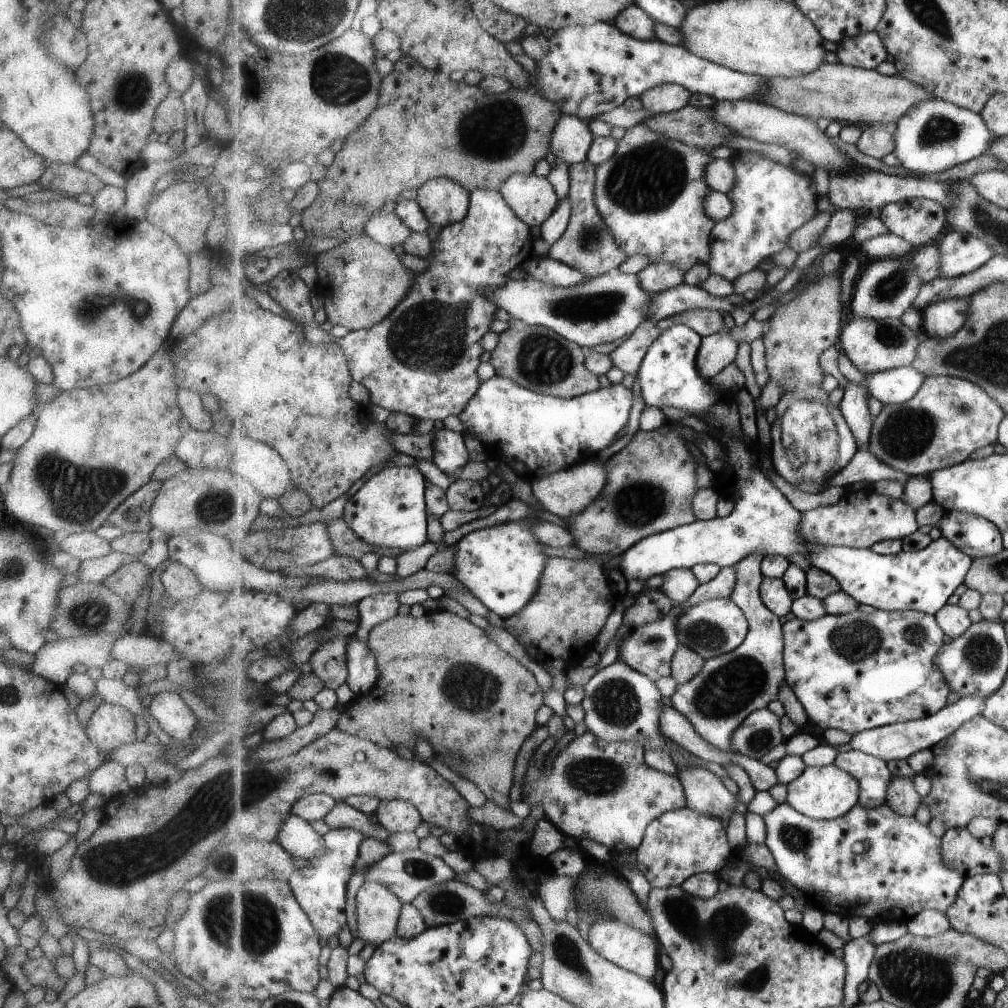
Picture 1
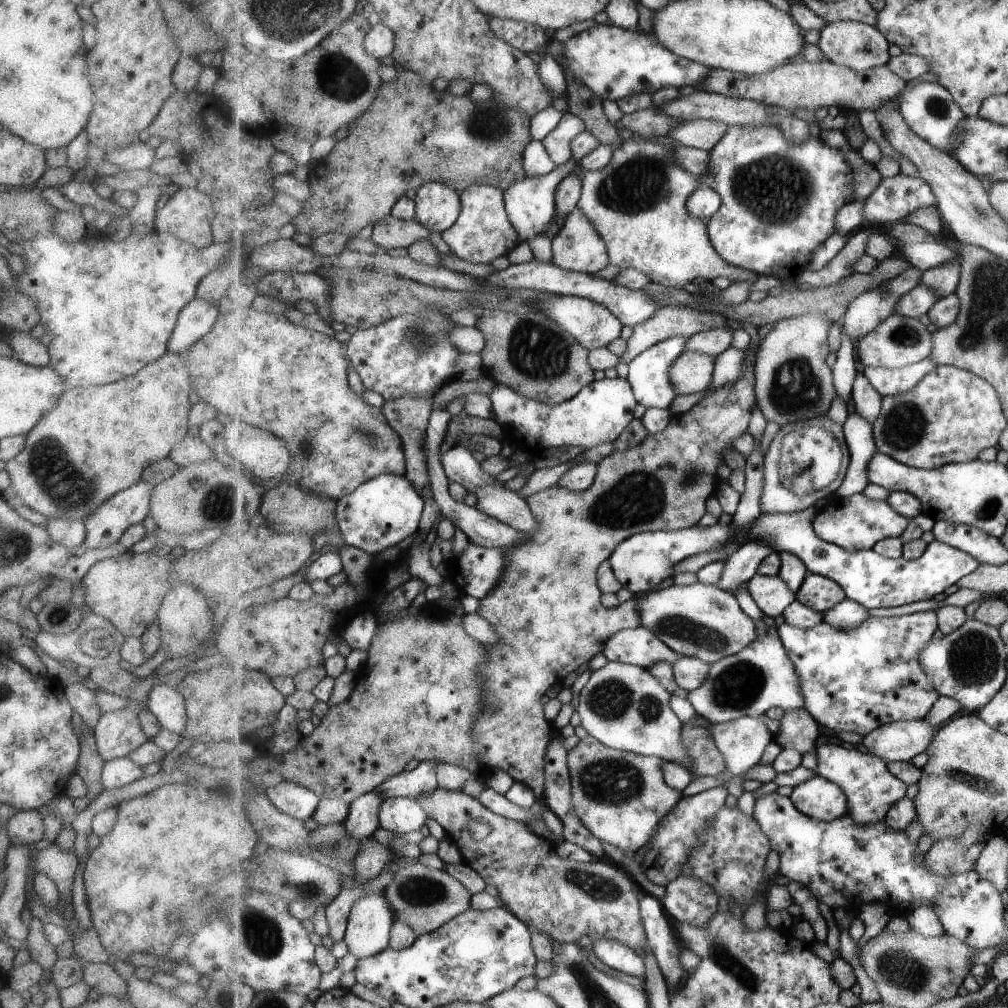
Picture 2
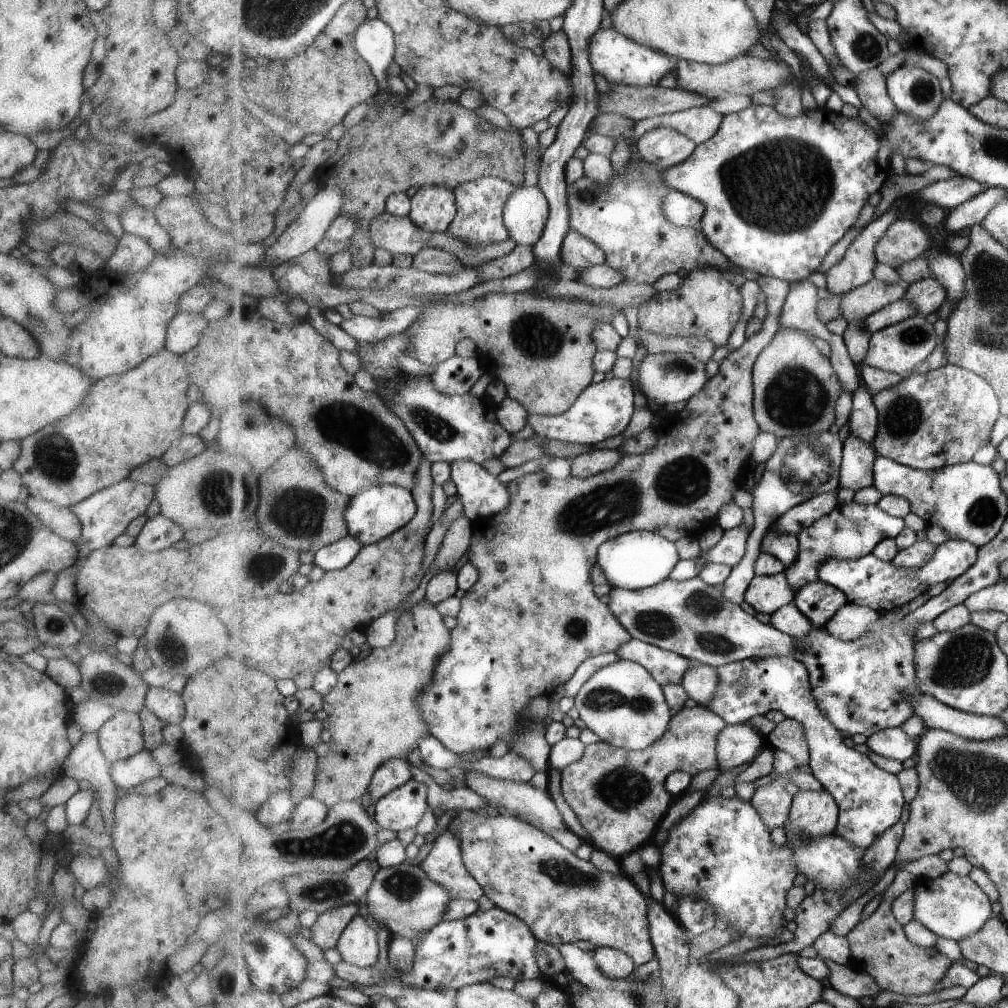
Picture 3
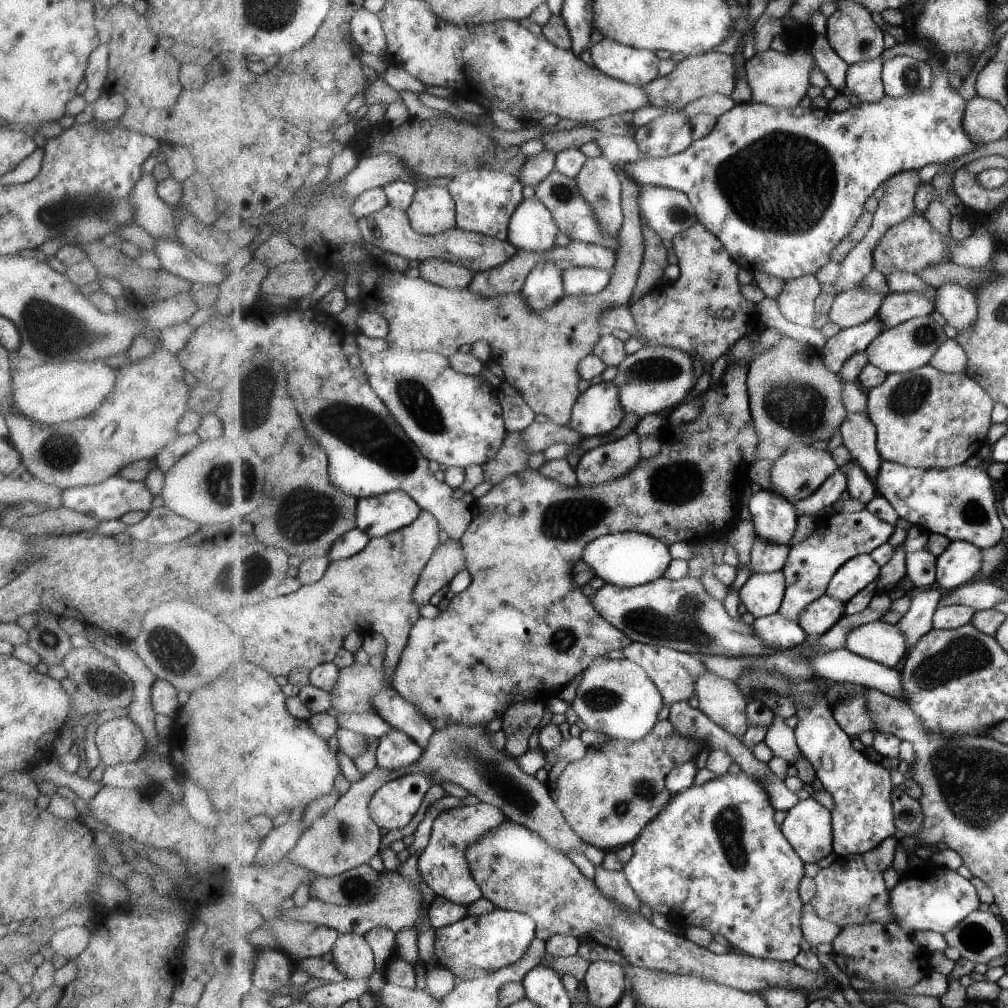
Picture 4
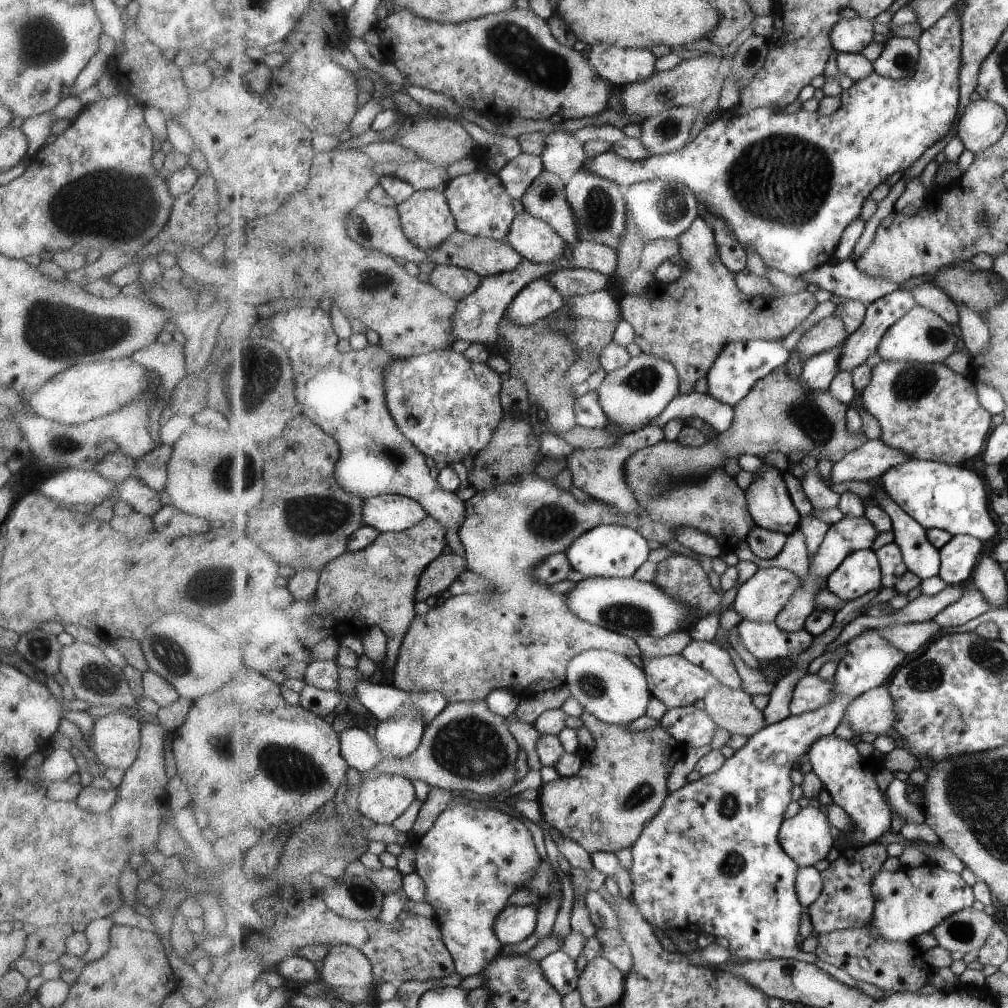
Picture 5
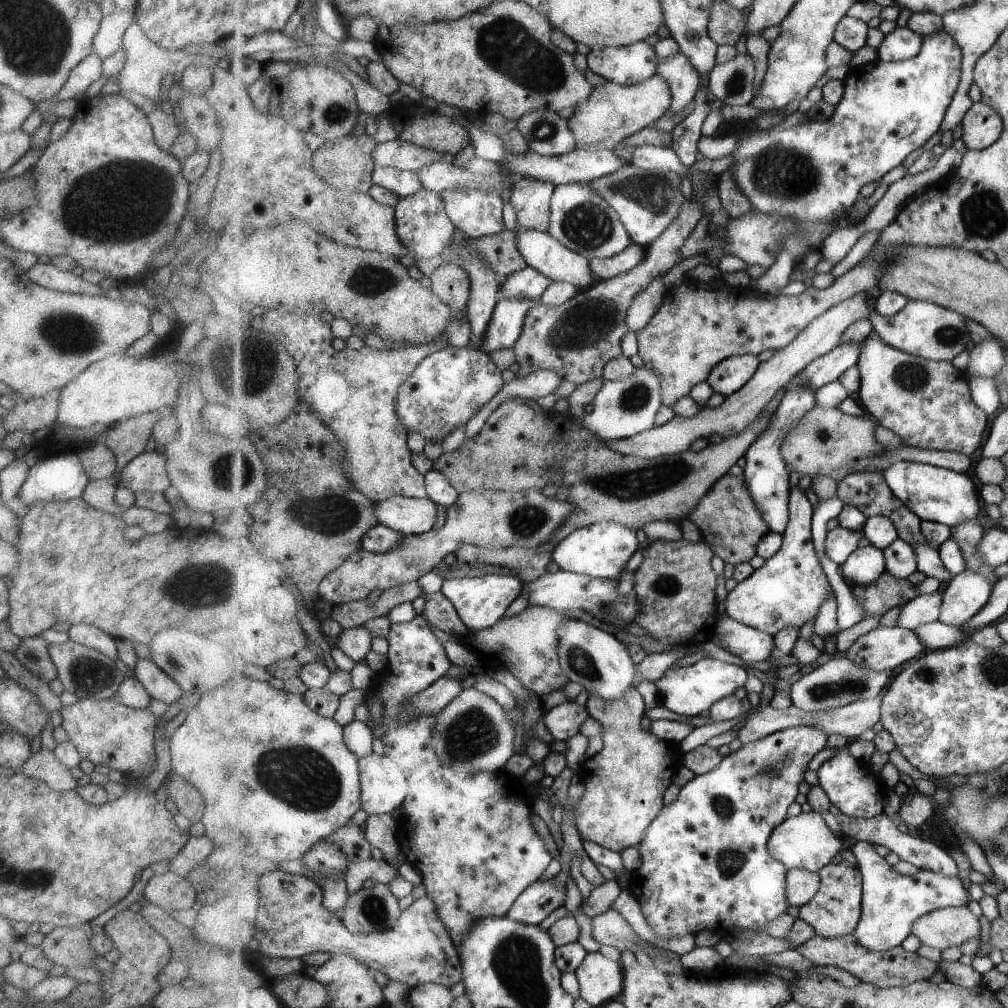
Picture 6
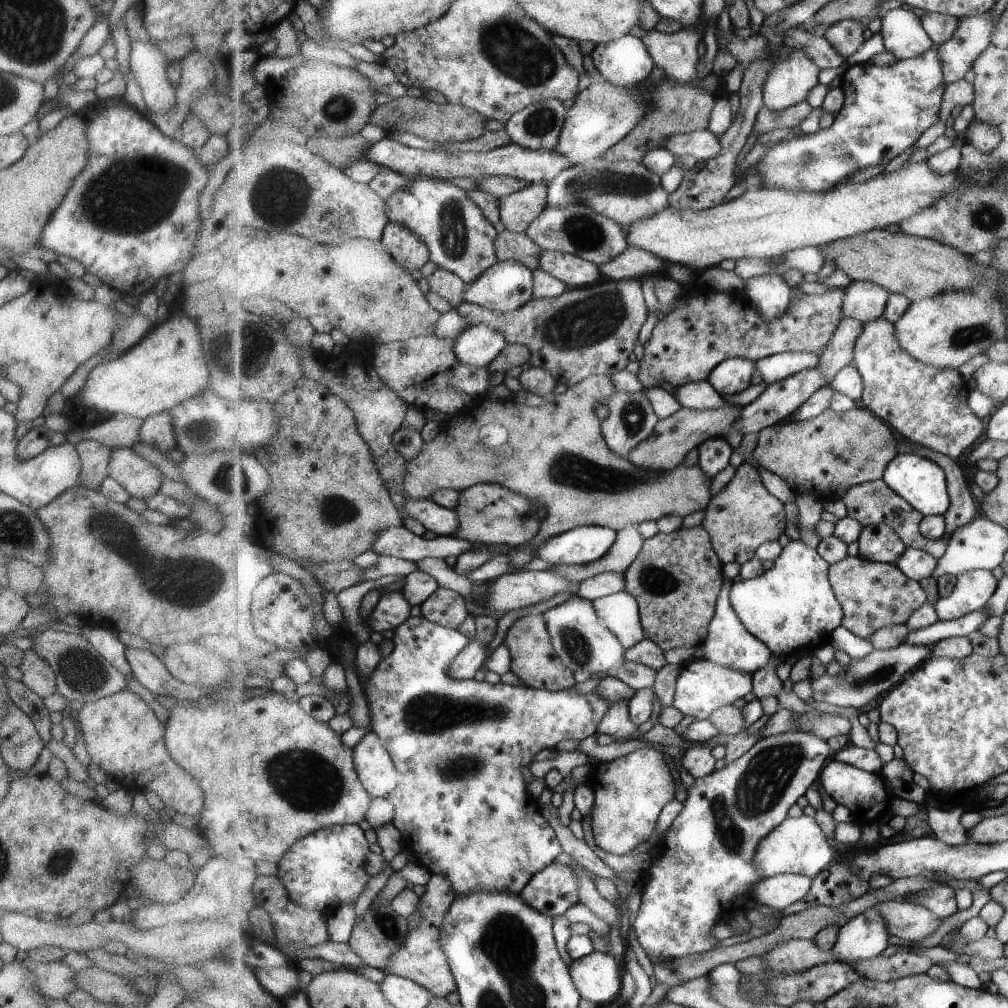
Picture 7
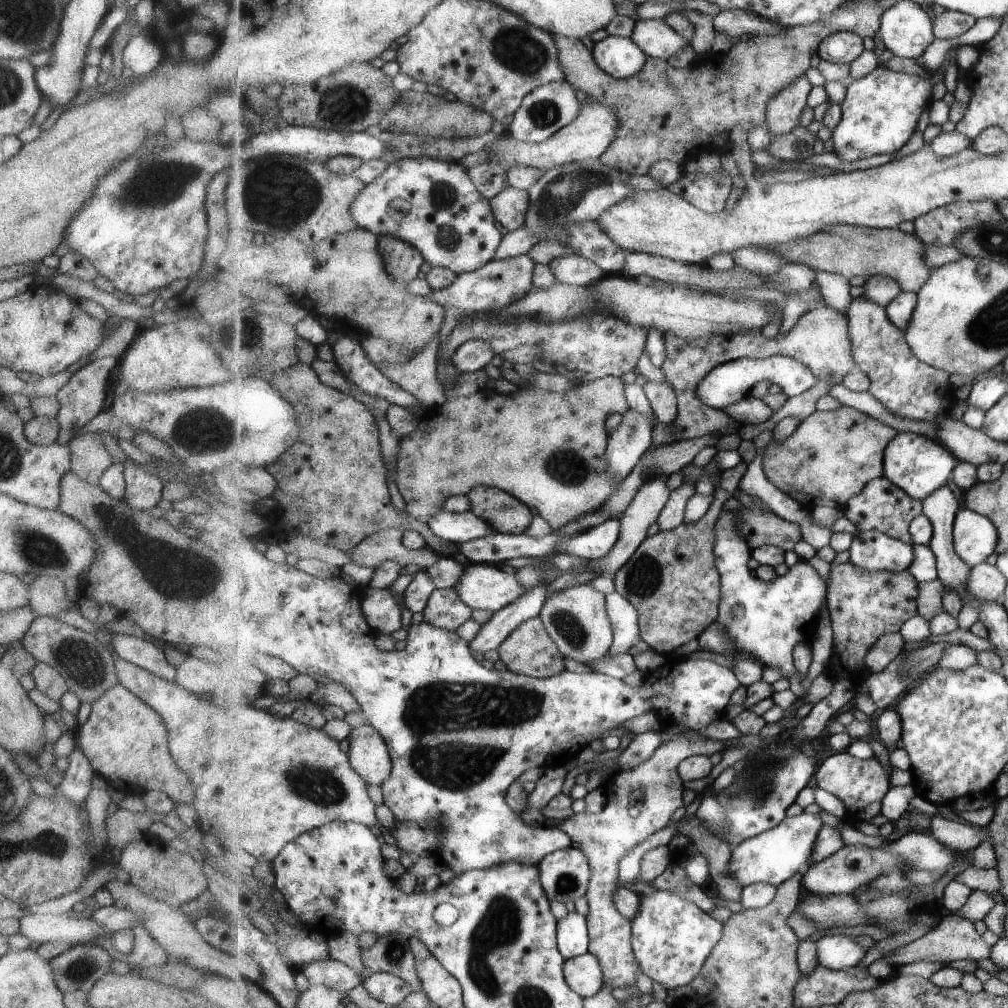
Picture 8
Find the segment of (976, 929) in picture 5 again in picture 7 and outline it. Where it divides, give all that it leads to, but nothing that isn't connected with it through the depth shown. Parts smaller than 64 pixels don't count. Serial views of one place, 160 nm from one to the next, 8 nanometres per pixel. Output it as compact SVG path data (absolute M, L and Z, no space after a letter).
M891 899L881 901L878 906L890 932L909 942L927 938L941 924L942 918L923 905Z

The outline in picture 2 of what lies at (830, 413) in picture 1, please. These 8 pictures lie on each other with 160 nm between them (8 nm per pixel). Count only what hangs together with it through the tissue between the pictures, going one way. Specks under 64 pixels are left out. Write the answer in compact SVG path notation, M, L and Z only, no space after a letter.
M827 416L819 421L805 420L797 426L780 428L765 455L765 492L761 498L763 512L803 512L817 500L835 499L835 493L845 481L850 464L850 451L844 426Z

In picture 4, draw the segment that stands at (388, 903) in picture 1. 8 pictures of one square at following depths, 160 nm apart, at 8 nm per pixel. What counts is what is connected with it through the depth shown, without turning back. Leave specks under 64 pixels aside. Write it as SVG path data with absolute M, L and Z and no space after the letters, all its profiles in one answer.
M343 934L330 956L346 979L369 979L375 972L375 954L365 935Z

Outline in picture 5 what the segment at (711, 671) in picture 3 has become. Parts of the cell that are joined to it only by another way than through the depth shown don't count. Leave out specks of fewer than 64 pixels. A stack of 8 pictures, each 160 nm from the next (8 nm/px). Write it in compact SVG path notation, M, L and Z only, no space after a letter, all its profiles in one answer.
M723 684L713 686L704 699L706 712L715 723L730 735L743 735L751 739L757 732L768 727L763 716L753 704L753 698L741 688L728 688Z

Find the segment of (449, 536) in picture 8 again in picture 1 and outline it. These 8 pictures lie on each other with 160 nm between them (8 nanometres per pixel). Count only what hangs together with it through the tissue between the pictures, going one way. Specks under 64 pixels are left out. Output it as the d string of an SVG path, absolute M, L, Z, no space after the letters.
M387 464L374 471L345 508L345 518L355 533L373 548L414 550L429 541L427 478L413 465Z

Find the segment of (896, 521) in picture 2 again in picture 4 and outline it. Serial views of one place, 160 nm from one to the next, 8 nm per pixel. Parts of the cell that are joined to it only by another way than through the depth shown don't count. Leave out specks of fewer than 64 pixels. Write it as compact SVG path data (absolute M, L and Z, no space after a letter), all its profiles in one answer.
M866 509L853 513L836 513L821 520L811 538L791 547L783 570L787 590L779 612L785 614L785 618L789 620L798 621L799 614L805 610L805 606L827 593L831 578L837 574L841 566L857 556L872 554L879 546L888 542L895 528L895 524L880 520Z

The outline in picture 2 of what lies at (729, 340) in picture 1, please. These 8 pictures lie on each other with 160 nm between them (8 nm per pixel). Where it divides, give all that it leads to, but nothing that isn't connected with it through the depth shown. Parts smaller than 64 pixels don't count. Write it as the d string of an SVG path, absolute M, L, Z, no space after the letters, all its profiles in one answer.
M698 351L683 352L671 366L671 382L679 395L693 395L711 387L716 358Z

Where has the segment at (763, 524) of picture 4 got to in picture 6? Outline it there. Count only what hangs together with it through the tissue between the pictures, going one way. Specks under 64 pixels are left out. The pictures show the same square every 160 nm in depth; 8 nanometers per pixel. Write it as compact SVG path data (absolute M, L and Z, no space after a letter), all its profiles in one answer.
M793 385L782 398L781 404L773 412L768 425L759 433L755 442L747 449L746 466L743 469L748 489L764 514L769 528L776 533L785 534L790 523L789 469L783 460L782 442L796 421L800 421L815 405L816 390L808 385Z

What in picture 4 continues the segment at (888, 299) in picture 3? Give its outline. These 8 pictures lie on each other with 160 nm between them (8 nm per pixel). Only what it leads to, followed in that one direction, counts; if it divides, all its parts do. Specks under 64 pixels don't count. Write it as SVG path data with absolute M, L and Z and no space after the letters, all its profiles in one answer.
M859 286L835 296L830 308L832 322L841 324L843 329L852 328L871 320L883 308L890 292L879 292L867 286Z

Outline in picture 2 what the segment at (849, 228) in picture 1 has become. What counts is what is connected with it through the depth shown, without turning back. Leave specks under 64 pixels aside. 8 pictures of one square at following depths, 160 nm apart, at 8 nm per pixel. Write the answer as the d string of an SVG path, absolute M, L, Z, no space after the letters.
M903 176L884 178L878 188L865 200L863 218L860 226L869 228L871 226L889 226L891 223L903 221L907 216L920 209L938 207L938 199L933 188L923 178Z

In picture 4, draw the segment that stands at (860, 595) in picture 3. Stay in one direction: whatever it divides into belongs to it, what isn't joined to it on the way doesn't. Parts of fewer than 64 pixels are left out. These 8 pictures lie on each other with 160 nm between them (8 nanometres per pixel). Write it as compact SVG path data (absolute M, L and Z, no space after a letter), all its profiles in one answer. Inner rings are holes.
M953 541L938 558L938 582L941 590L957 589L981 572L983 550L966 541ZM871 554L857 556L837 570L837 574L829 582L826 594L848 603L863 588L875 582L879 578L879 572L881 572L881 566Z

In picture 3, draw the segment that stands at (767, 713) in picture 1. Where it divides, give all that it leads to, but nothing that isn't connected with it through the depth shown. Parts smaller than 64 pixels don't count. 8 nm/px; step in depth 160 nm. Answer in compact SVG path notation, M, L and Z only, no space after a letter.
M749 723L728 725L718 738L718 765L725 772L750 763L765 744L766 737Z

